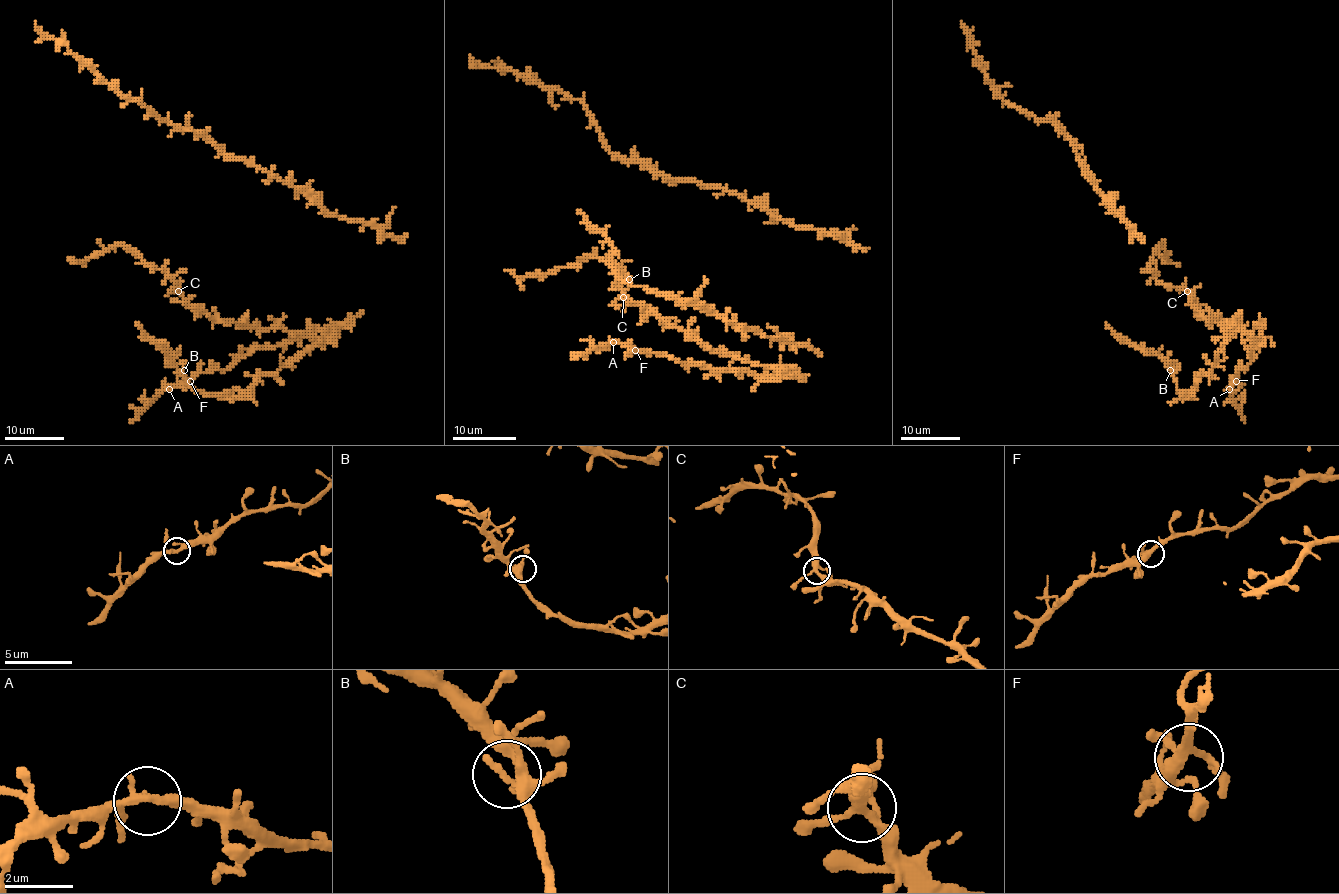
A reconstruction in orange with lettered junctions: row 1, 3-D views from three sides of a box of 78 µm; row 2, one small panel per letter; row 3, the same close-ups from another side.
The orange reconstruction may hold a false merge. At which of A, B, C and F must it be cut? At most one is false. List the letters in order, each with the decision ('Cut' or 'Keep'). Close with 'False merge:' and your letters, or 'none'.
A: Keep
B: Keep
C: Keep
F: Keep
False merge: none

